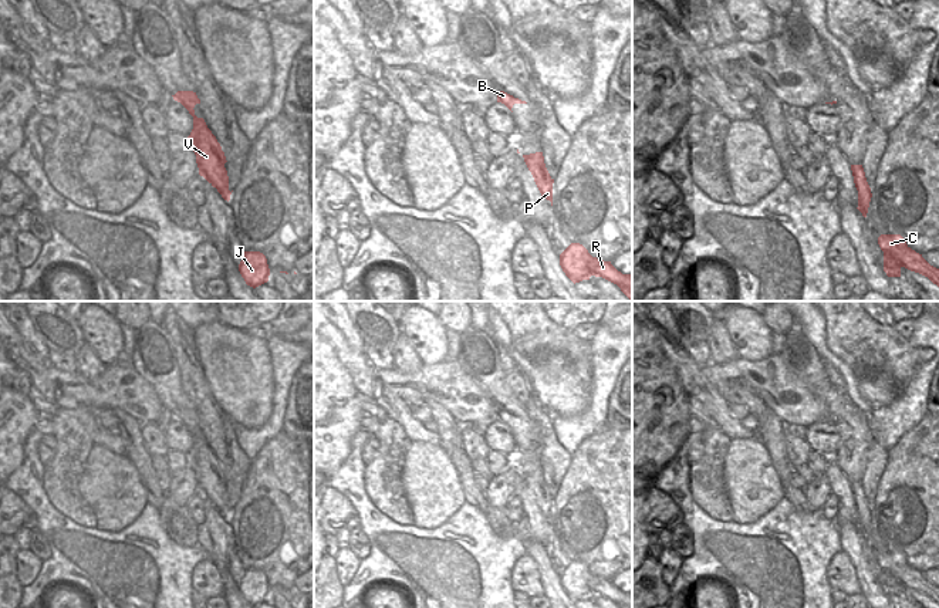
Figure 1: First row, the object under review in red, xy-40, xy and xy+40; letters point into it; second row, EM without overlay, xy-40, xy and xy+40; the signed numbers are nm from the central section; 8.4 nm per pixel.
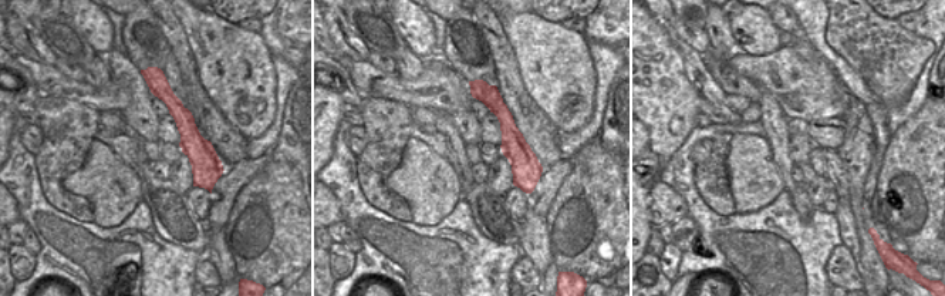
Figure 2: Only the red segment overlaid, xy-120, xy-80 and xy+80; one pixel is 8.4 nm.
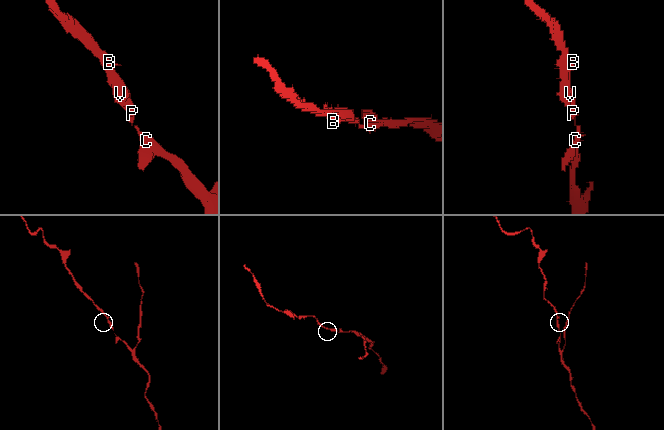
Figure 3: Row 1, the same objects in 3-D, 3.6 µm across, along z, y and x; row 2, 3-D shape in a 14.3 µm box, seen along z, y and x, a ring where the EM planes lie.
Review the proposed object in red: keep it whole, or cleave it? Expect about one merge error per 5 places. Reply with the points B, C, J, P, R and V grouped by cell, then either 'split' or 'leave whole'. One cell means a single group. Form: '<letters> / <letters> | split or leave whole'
B C J P R V | leave whole

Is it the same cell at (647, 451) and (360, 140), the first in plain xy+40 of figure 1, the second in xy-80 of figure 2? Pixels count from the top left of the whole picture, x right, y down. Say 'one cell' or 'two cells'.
two cells

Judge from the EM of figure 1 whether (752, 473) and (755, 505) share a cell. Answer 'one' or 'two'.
one

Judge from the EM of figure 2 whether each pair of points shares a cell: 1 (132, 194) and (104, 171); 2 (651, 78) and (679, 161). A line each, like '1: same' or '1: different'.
1: same
2: different

